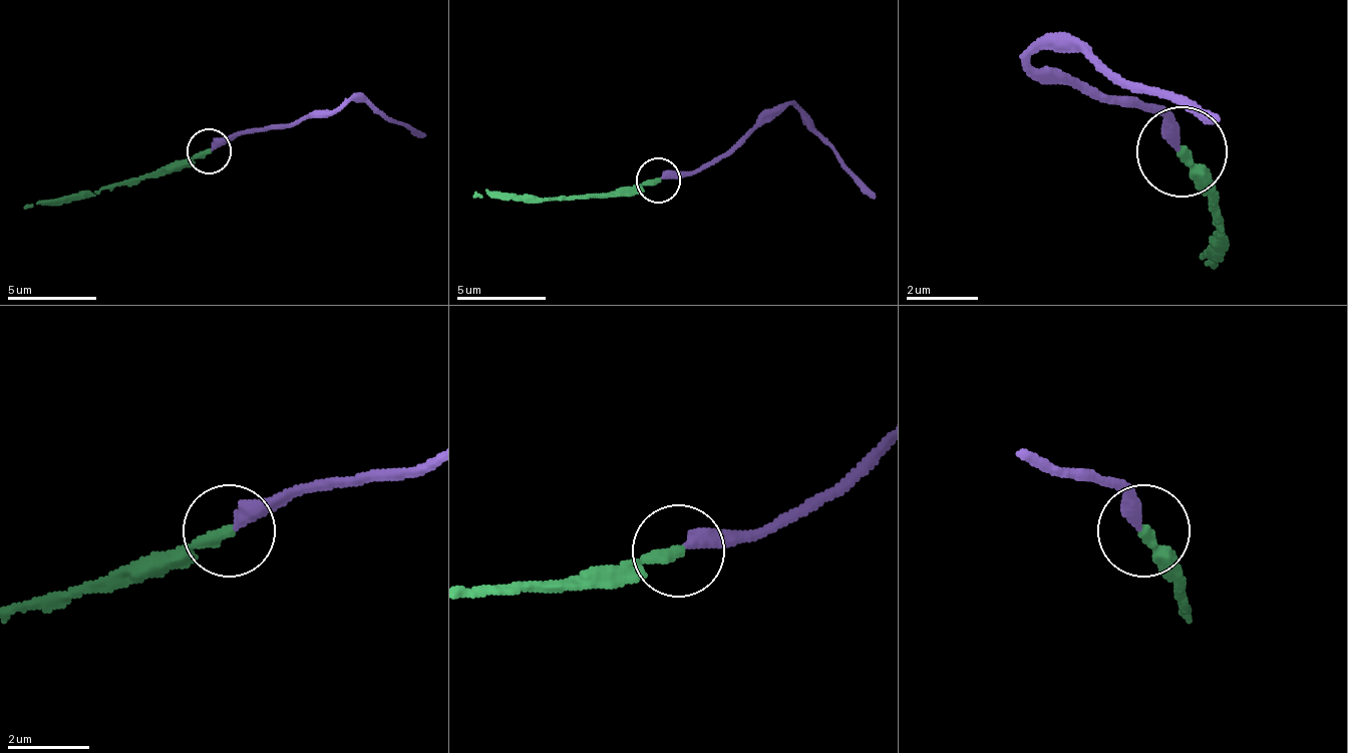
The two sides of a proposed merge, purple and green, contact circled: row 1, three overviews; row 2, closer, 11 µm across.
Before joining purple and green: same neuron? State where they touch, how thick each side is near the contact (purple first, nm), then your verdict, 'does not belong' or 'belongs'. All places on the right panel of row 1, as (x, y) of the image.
place (1182, 151); calibres 360 and 300 nm; does not belong

